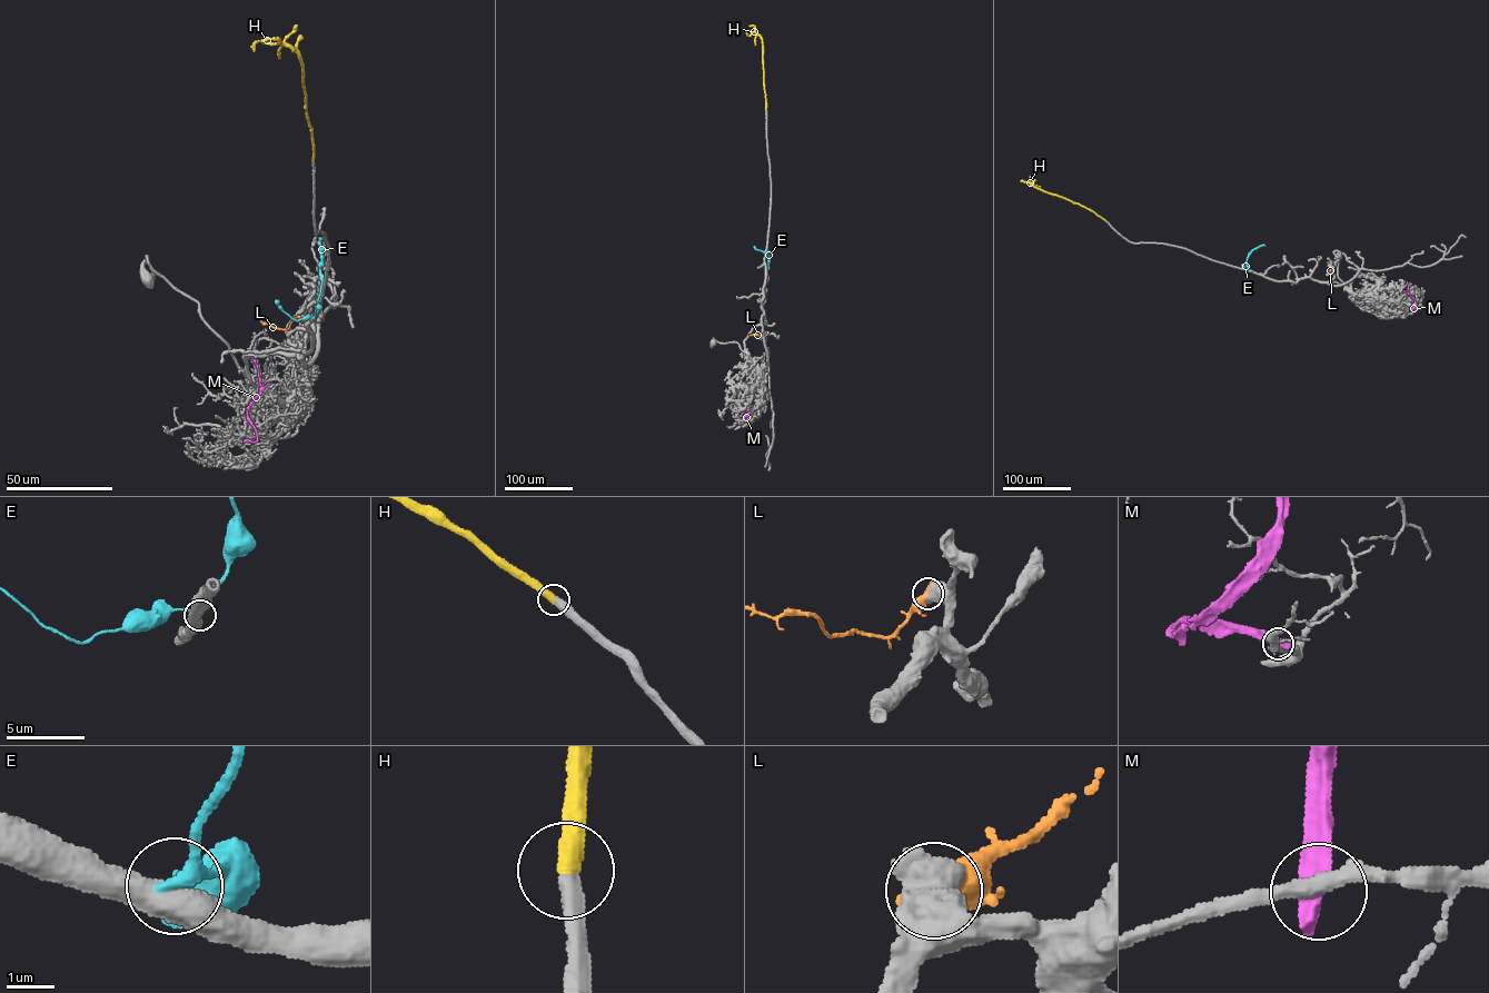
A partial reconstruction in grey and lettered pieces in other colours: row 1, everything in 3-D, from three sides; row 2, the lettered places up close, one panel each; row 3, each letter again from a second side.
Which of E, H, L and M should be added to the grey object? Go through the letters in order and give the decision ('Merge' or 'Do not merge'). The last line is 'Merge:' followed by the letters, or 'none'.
E: Do not merge
H: Merge
L: Do not merge
M: Do not merge
Merge: H

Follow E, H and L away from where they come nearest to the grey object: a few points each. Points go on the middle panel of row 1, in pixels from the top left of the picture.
E: (766, 251), (768, 269)
H: (766, 109), (762, 38), (754, 31), (747, 33)
L: (763, 334), (750, 335)

